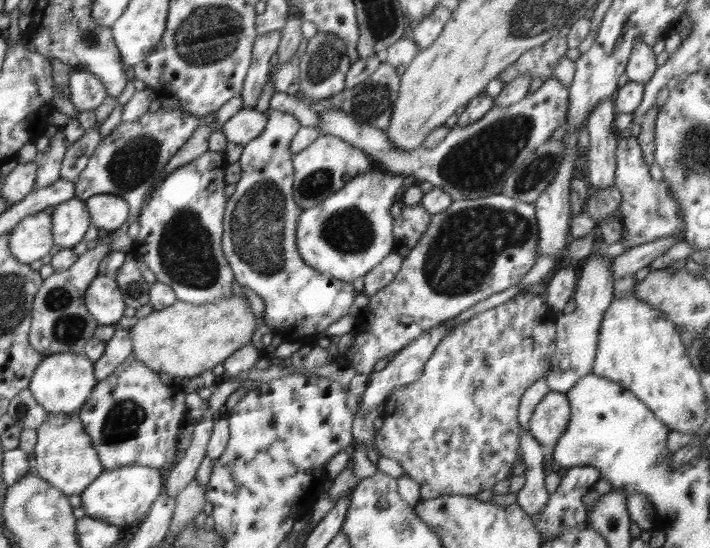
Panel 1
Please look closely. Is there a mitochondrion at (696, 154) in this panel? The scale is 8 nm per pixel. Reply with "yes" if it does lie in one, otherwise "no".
yes

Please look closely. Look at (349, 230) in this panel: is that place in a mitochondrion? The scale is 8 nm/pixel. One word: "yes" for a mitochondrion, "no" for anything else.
yes

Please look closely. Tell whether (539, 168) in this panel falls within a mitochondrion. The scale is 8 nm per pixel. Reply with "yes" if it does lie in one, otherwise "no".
yes

